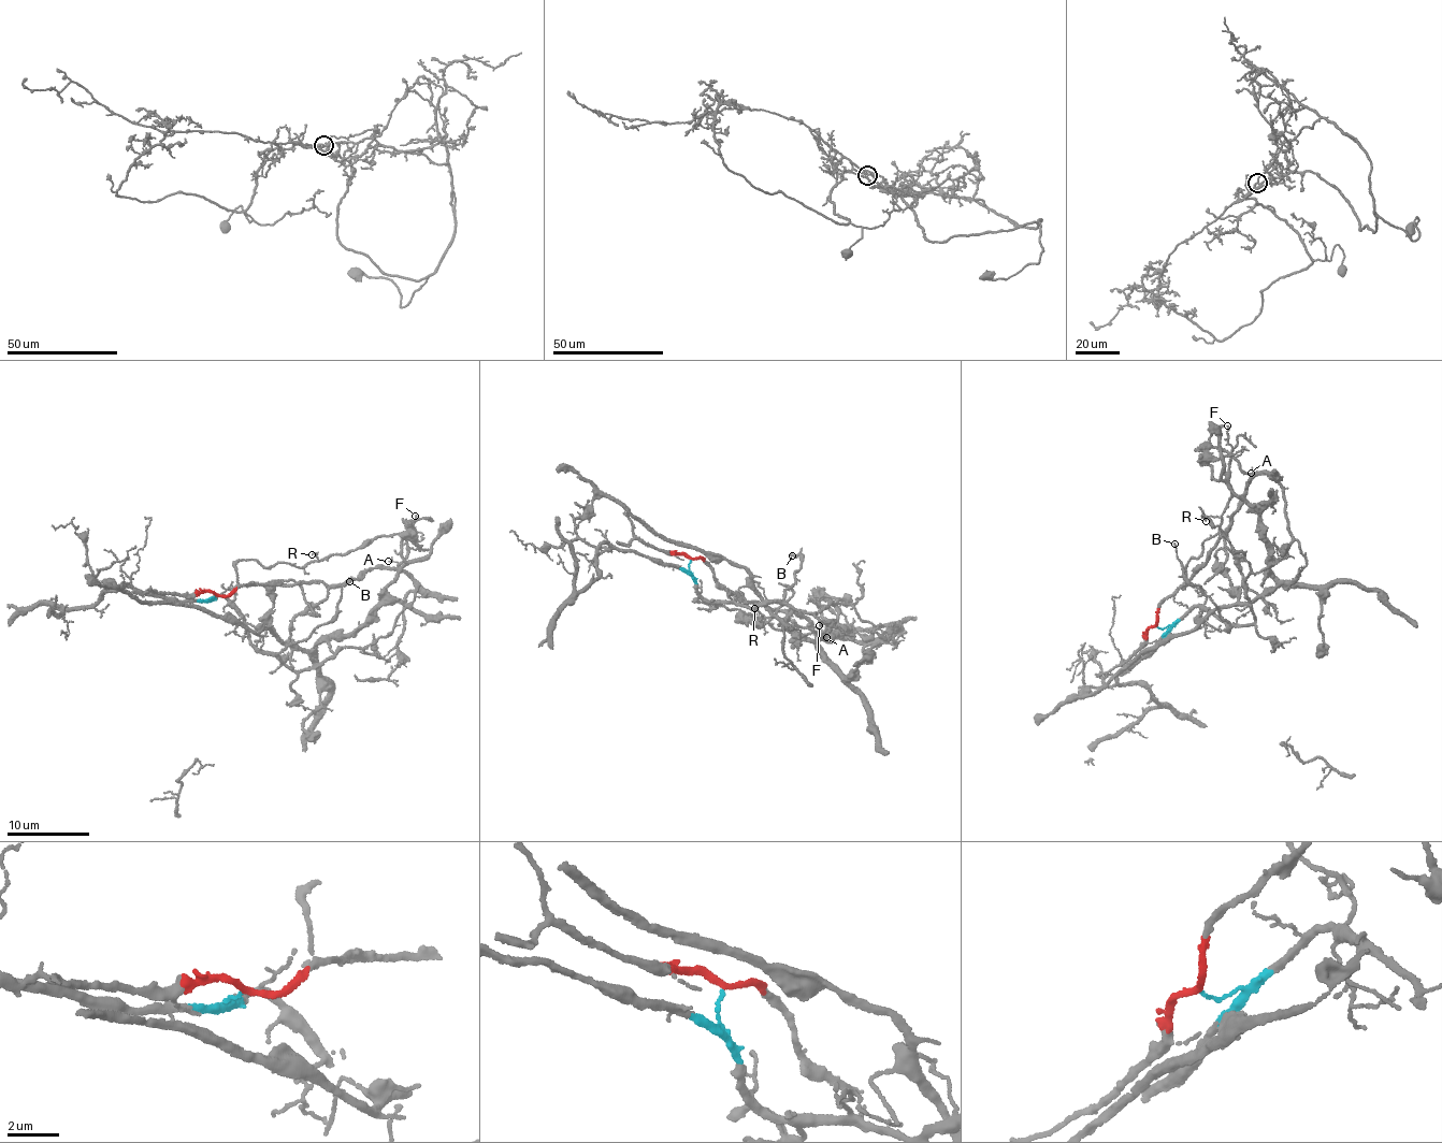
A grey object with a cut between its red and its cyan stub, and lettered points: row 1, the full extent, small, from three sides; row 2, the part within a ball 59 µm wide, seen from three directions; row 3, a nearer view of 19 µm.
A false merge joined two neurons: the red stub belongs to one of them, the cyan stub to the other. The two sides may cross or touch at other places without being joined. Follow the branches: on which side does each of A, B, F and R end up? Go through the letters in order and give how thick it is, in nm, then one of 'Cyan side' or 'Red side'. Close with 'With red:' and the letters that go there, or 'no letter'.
A: Thickness 130 nm. Red side
B: Thickness 140 nm. Cyan side
F: Thickness 120 nm. Red side
R: Thickness 120 nm. Cyan side
With red: A, F

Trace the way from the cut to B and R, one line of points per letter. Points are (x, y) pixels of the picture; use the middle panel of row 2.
B: (690, 562), (698, 593), (750, 607), (783, 597), (799, 568), (799, 558), (793, 554)
R: (690, 562), (698, 593), (715, 606), (698, 597), (698, 602), (734, 609), (764, 621), (754, 608)

